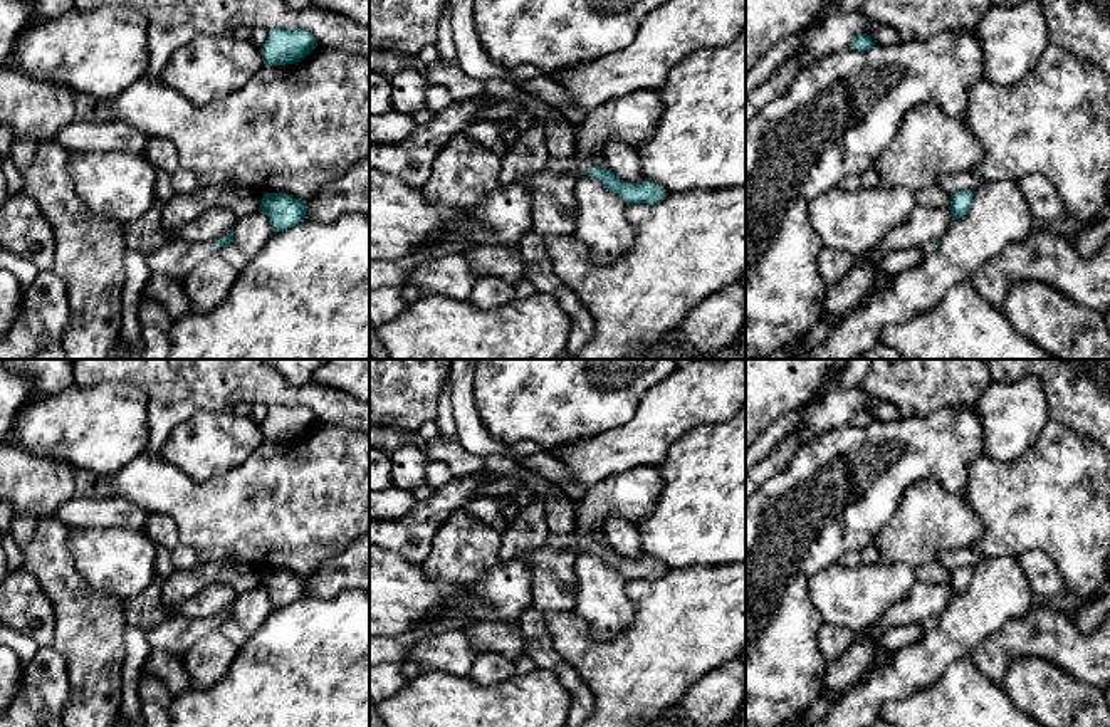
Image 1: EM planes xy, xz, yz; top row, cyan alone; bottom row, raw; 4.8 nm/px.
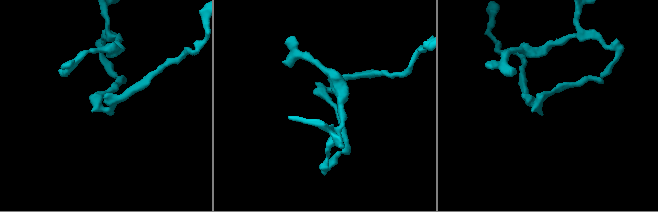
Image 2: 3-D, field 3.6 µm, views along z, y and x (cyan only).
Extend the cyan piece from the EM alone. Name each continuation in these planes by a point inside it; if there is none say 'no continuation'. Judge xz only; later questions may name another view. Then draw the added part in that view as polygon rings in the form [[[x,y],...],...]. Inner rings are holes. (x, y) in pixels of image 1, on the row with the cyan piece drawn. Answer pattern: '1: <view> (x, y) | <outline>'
1: xz (551, 188) | [[[573,156],[566,160],[547,160],[537,173],[521,176],[532,200],[532,230],[542,237],[566,235],[574,232],[576,198],[573,193],[573,175],[588,173]]]

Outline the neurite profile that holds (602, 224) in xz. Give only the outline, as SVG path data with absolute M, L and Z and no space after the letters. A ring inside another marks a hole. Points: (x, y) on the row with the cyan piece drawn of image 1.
M588 173L573 181L576 225L573 235L591 248L591 259L606 265L621 257L635 240L626 220L628 203Z

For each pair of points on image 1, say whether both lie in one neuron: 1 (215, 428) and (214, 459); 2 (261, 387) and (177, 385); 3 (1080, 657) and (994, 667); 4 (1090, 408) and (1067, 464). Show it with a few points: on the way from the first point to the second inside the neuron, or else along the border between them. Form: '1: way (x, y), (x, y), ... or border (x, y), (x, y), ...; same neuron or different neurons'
1: way (215, 435), (214, 452); same neuron
2: way (240, 385), (197, 385); same neuron
3: way (1057, 645), (1010, 645); same neuron
4: border (1050, 418), (1070, 425), (1092, 440); different neurons

